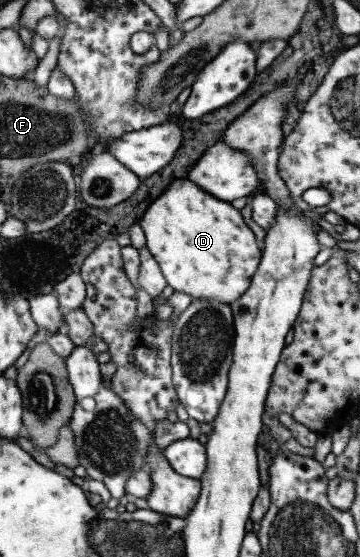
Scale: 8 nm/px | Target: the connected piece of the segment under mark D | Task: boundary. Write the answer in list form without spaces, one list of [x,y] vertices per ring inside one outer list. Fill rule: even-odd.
[[[186,177],[170,181],[166,190],[150,203],[137,223],[146,238],[146,250],[157,262],[166,284],[174,291],[194,299],[216,299],[222,303],[232,303],[246,291],[259,264],[261,245],[255,240],[249,224],[242,220],[240,211],[230,203],[224,204],[222,200],[208,196],[196,184],[188,182]]]

